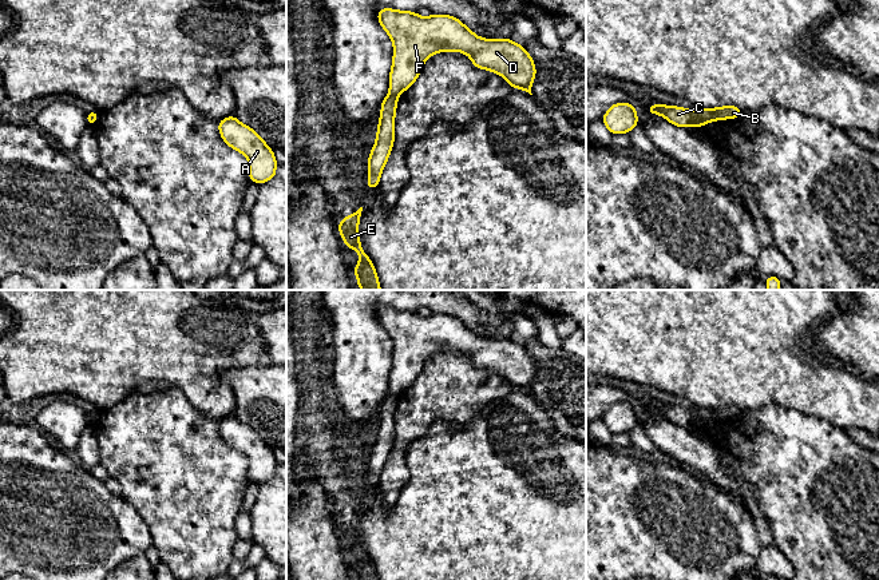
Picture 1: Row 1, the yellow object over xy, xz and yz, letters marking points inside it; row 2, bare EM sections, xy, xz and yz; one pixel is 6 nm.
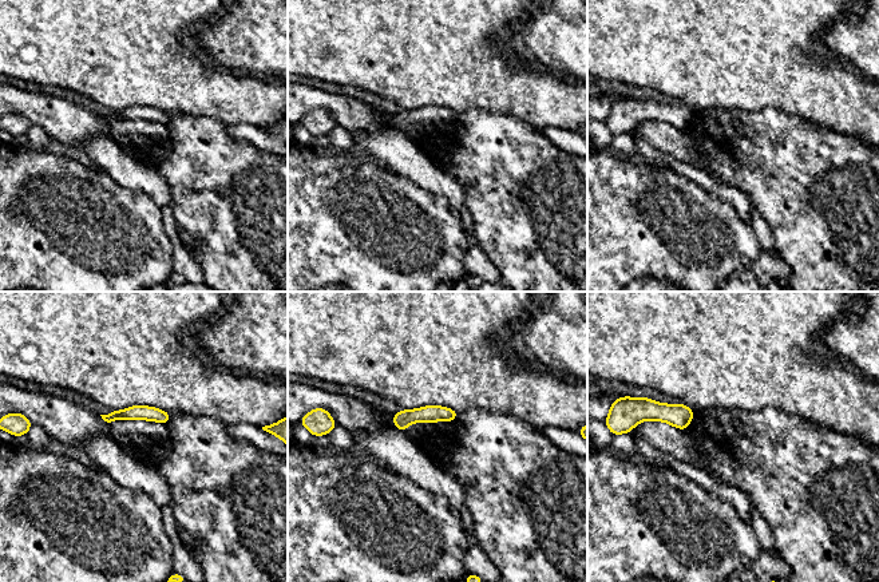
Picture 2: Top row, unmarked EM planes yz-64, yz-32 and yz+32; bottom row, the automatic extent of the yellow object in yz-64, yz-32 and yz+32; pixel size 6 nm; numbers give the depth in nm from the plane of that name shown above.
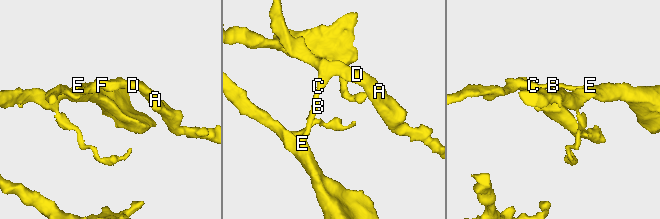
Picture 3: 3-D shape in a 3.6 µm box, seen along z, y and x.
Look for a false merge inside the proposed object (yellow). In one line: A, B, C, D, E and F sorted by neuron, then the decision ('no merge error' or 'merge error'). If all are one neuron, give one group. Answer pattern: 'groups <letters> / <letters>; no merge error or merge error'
groups A C D F / B E; merge error

